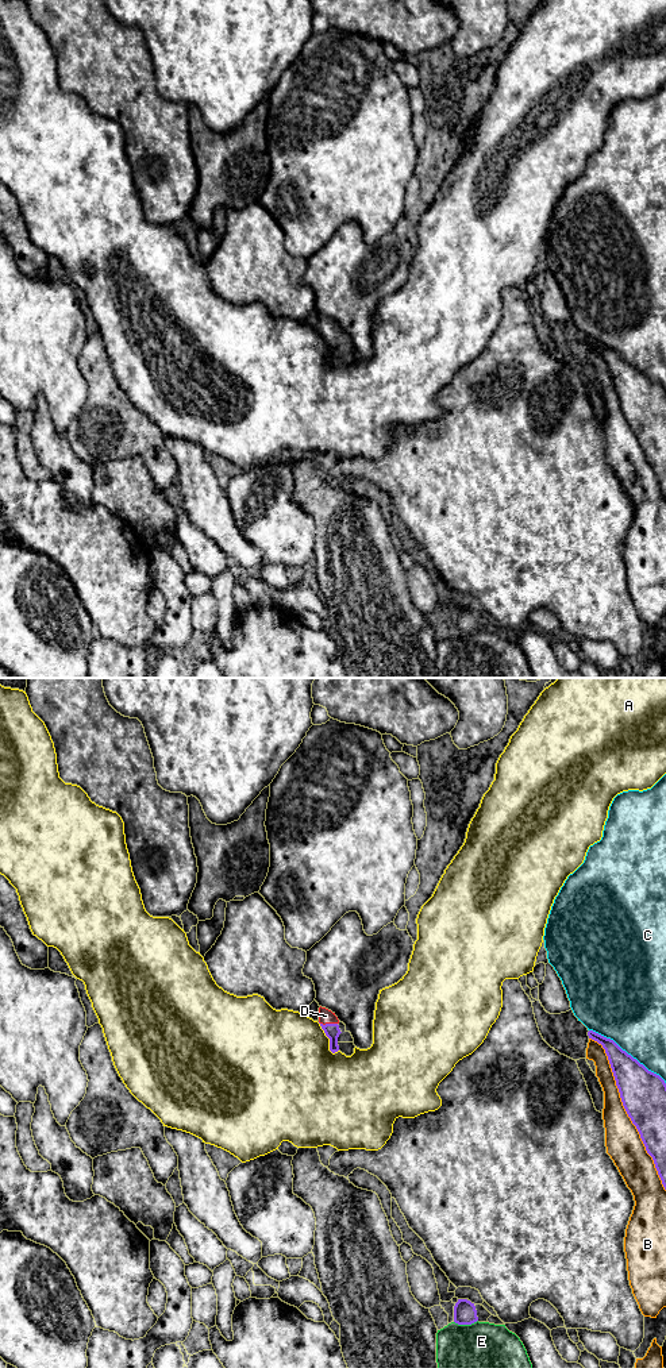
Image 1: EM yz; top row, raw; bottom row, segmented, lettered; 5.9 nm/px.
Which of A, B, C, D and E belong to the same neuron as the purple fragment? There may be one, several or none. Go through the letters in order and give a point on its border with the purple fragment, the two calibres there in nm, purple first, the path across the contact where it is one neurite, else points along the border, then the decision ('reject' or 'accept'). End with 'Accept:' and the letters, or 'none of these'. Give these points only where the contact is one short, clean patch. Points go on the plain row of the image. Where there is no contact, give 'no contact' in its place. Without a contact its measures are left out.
A: yz (330, 349) | 90/460 nm | reject
B: yz (626, 419) | 280/220 nm | reject
C: yz (627, 362) | 260/400 nm | reject
D: yz (328, 332) | 90/90 nm | across yz (331, 339), (328, 332), (326, 324) | accept
E: yz (465, 632) | 140/480 nm | reject
Accept: D

